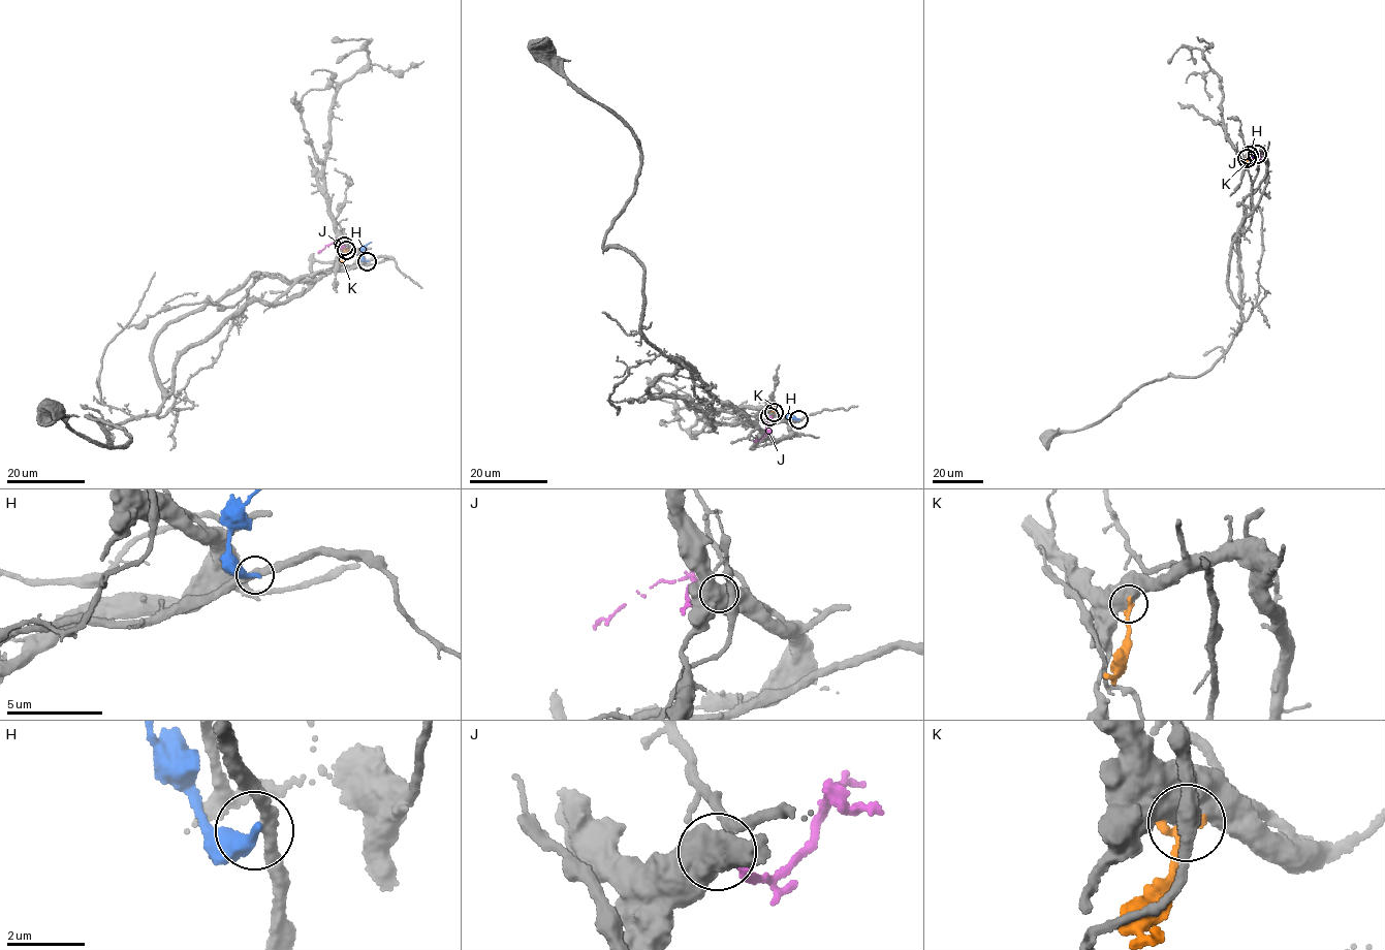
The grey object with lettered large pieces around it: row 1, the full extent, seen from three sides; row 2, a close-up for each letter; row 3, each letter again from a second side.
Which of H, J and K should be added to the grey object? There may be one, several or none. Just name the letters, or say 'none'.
none

